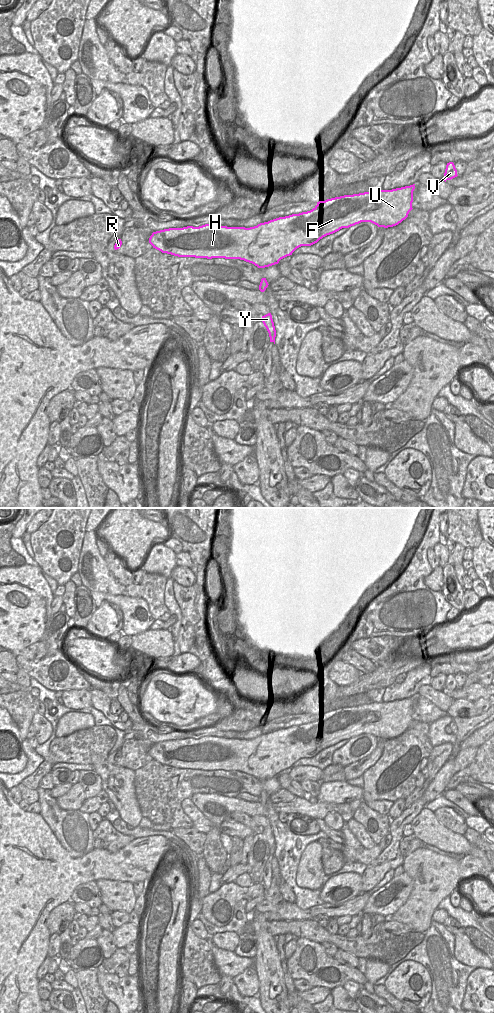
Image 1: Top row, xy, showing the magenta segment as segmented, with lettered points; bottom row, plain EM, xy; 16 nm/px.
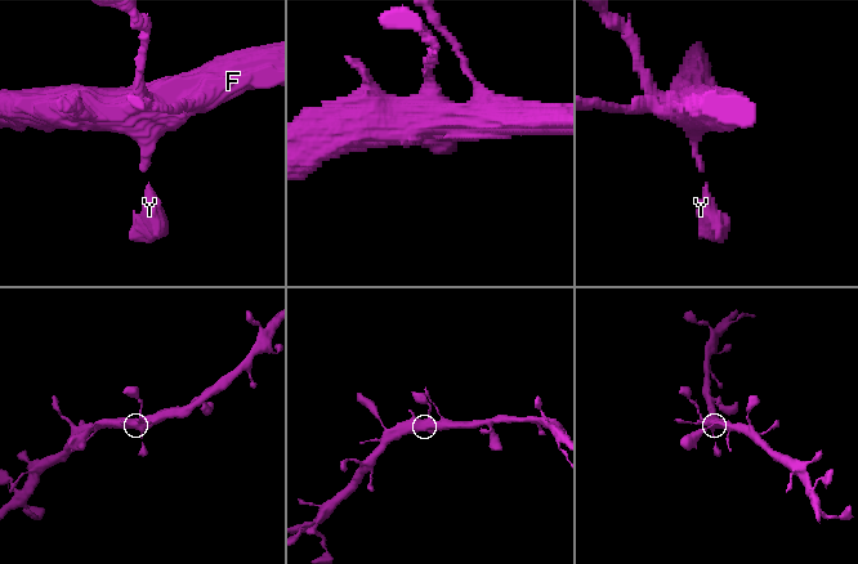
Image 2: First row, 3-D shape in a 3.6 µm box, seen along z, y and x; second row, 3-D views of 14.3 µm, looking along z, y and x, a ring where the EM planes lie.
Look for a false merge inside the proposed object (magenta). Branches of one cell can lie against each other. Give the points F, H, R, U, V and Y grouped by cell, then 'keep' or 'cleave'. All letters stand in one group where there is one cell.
groups F H R U V Y; keep

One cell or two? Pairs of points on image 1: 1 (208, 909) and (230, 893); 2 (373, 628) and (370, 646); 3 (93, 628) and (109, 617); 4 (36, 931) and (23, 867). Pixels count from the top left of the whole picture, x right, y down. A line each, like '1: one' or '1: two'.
1: one
2: two
3: one
4: one

